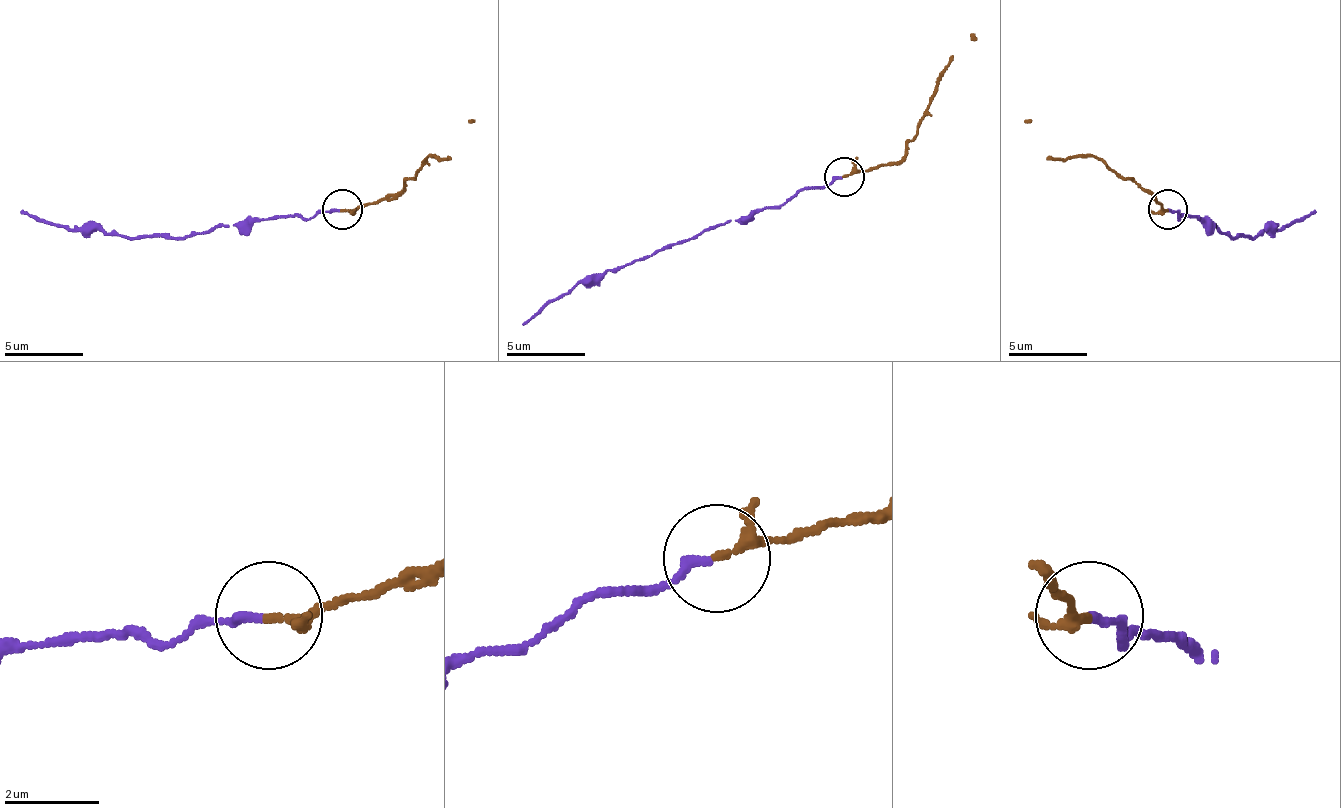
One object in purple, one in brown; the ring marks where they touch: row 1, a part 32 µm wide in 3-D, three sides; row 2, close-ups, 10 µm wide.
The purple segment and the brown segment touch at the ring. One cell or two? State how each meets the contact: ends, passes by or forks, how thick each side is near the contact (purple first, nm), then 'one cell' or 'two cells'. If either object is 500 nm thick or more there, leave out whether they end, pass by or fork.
purple ends; brown passes by; calibres 190 and 160 nm; one cell

